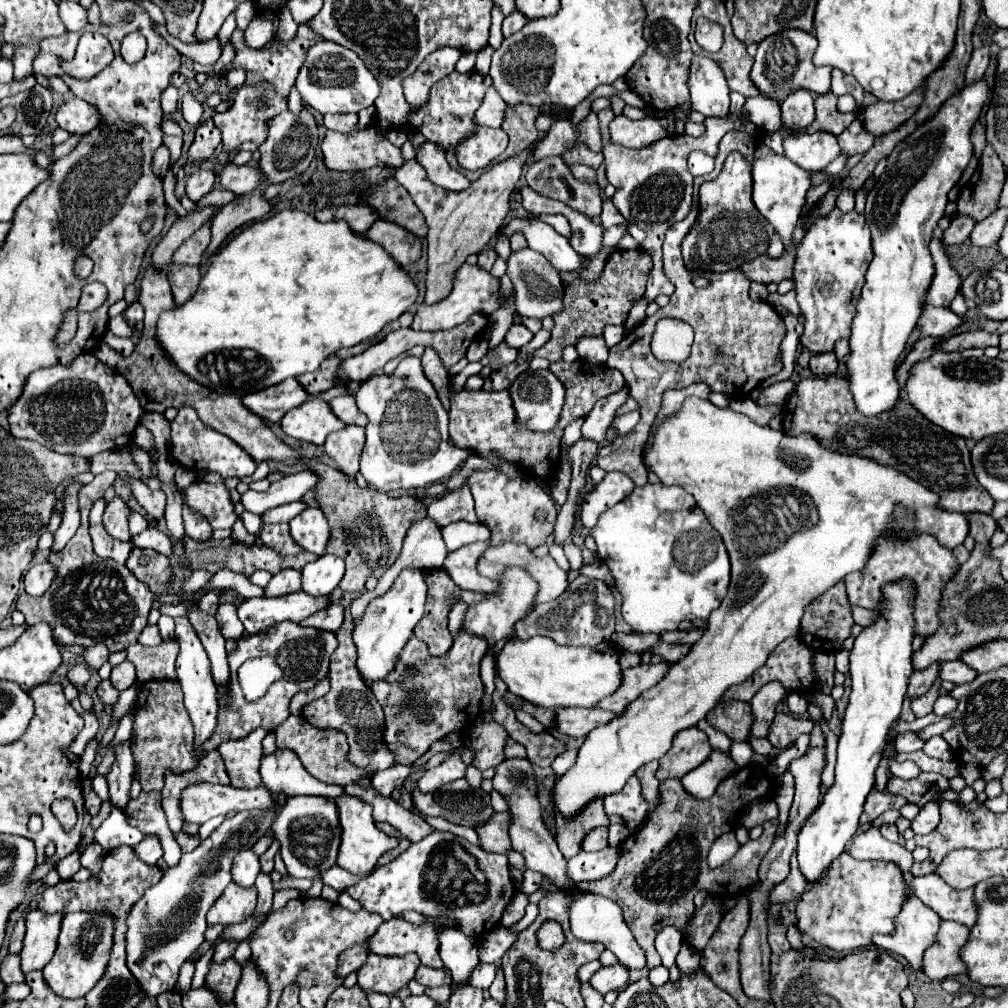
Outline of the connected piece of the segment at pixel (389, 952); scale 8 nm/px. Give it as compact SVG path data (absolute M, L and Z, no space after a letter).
M426 916L422 924L410 924L402 918L384 922L370 938L370 952L382 956L404 956L416 952L420 962L430 968L444 968L440 960L440 930L452 926L450 920Z

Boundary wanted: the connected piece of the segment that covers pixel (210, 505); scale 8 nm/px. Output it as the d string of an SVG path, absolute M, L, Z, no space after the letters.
M198 482L186 488L186 502L192 510L200 510L212 528L232 528L238 514L234 512L232 496L224 482Z

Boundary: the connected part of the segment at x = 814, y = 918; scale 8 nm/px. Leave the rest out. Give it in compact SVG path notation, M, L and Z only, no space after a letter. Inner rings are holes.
M842 852L826 876L796 900L796 928L824 948L854 952L872 946L874 934L894 932L894 920L906 898L906 882L896 862L860 862Z

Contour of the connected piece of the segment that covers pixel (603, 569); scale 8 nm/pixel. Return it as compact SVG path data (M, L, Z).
M595 562L591 565L582 566L580 575L606 581L606 584L609 586L614 585L614 579L608 567L603 562Z

